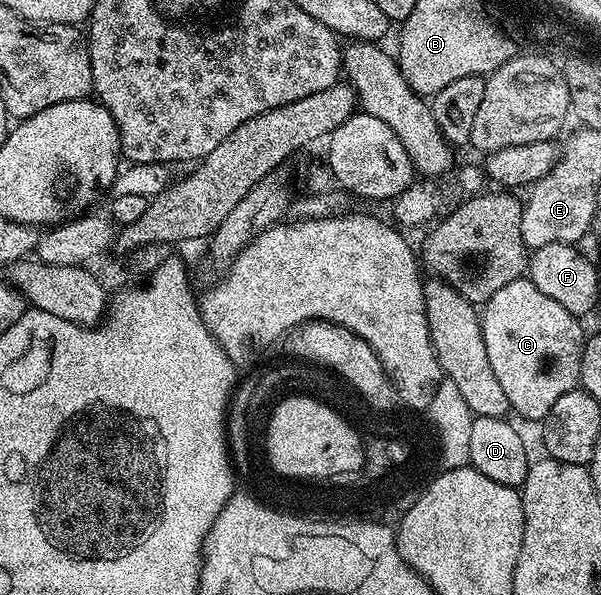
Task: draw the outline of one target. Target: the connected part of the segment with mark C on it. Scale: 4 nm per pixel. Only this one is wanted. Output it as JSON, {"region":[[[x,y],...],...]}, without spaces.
{"region":[[[520,279],[505,283],[497,295],[489,298],[482,306],[481,320],[485,355],[489,355],[493,375],[497,375],[501,391],[505,391],[505,399],[525,420],[542,422],[553,403],[579,385],[585,340],[580,318],[537,291],[531,280]]]}

